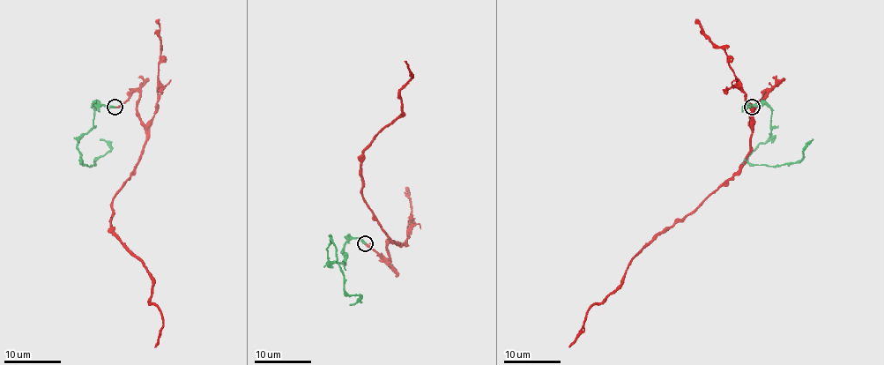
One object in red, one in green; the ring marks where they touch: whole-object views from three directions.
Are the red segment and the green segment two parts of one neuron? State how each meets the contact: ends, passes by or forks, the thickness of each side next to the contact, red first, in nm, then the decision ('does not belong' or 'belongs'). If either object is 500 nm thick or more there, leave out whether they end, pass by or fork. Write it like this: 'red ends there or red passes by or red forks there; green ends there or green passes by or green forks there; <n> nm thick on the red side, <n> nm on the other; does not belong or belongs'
red ends there; green ends there; 240 nm thick on the red side, 320 nm on the other; belongs

